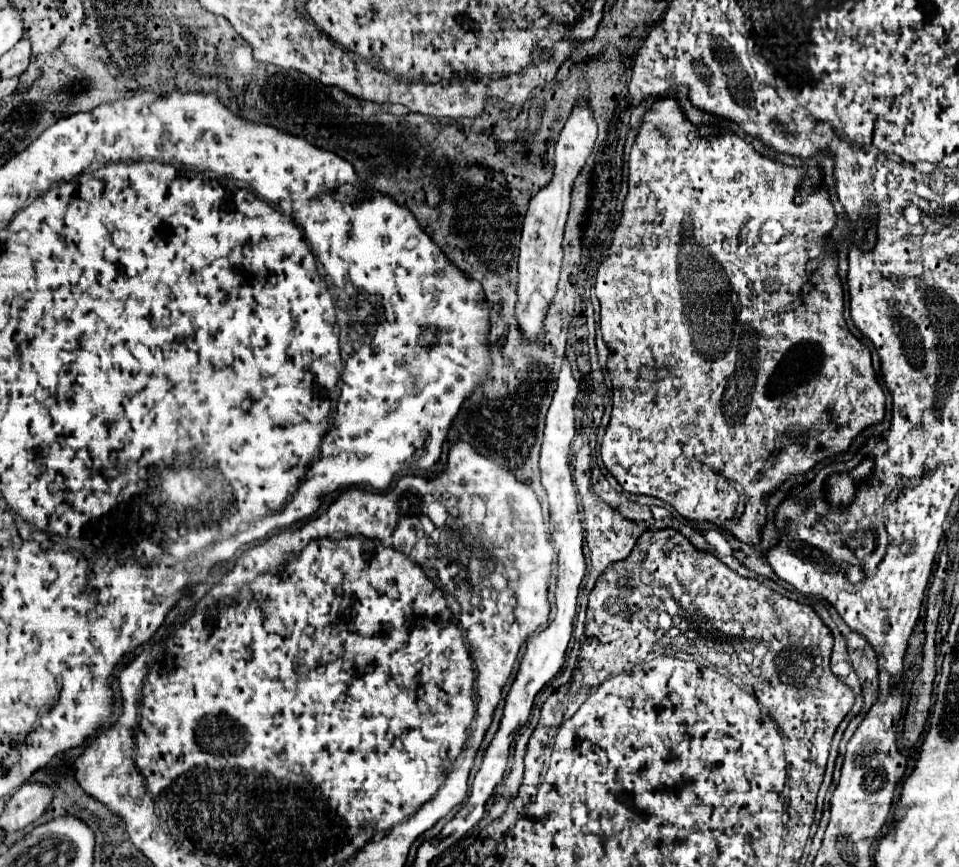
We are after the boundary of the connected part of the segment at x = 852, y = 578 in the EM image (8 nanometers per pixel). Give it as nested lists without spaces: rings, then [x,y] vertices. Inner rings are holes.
[[[844,563],[844,571],[846,571],[846,579],[848,579],[850,583],[860,583],[860,581],[864,581],[864,571],[862,571],[858,565]]]

